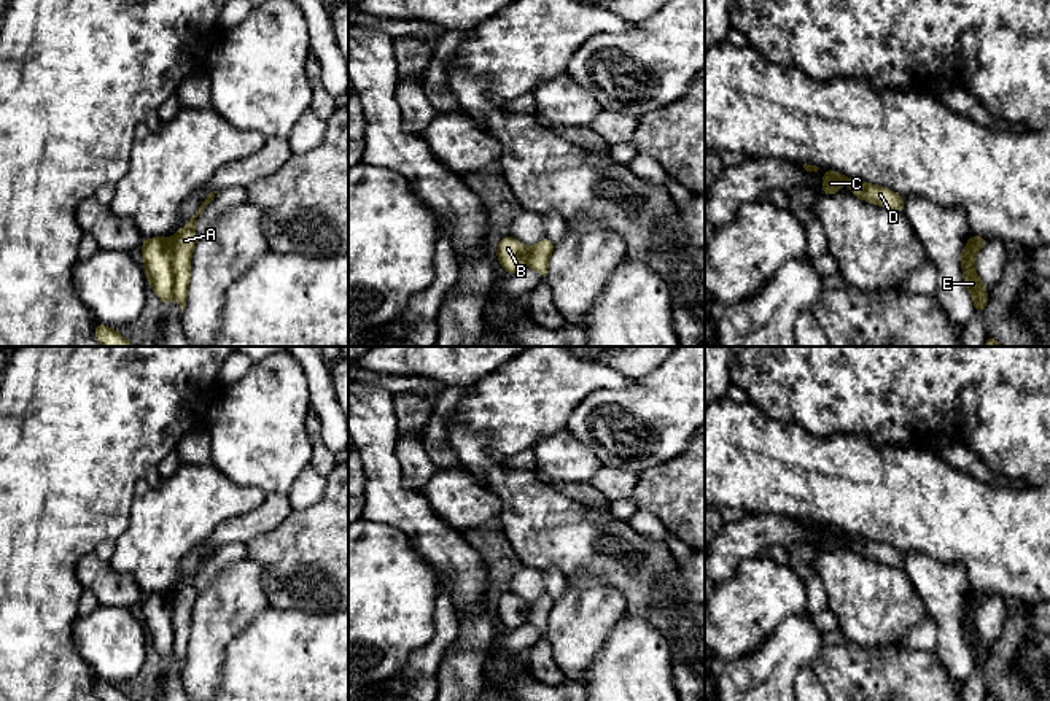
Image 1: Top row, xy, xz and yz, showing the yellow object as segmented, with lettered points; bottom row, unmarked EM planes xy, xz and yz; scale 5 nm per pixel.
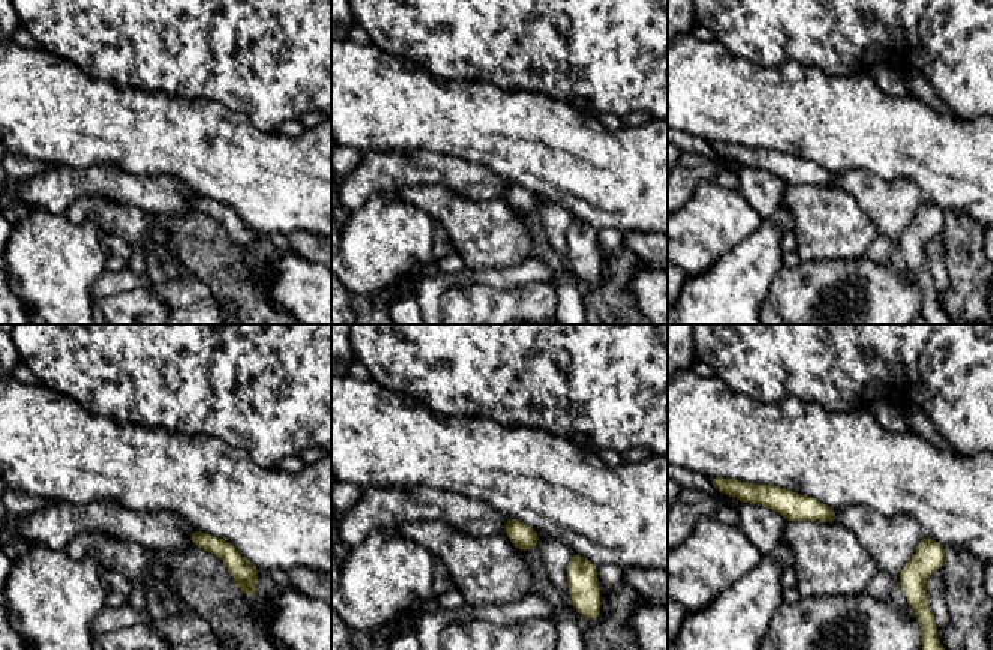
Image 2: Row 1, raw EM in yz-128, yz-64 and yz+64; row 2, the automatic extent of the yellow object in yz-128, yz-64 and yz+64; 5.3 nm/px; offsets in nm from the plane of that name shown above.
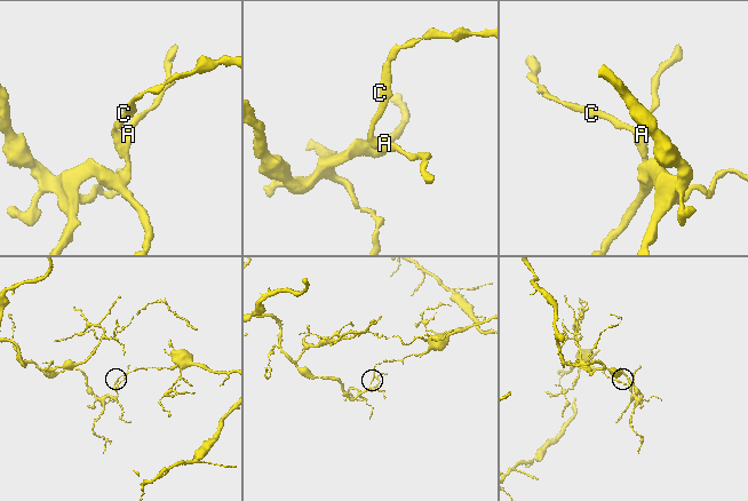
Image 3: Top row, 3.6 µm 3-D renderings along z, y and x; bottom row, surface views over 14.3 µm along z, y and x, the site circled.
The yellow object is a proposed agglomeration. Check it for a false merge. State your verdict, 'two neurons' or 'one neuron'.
two neurons

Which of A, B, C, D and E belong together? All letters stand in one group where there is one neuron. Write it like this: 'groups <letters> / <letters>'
groups A / B C D E

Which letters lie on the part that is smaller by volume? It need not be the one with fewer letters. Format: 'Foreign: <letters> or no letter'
Foreign: B, C, D, E

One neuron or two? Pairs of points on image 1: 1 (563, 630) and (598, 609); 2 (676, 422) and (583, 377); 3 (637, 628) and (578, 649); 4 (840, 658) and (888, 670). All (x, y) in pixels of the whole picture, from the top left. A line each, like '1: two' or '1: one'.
1: one
2: two
3: two
4: one

